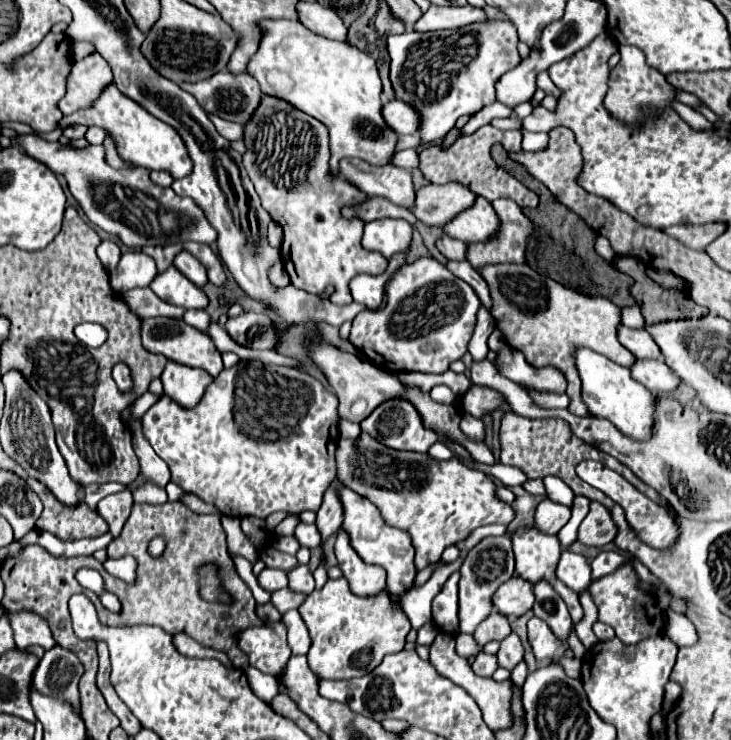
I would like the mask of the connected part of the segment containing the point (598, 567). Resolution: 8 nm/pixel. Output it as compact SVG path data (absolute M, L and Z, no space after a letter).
M618 551L601 552L591 563L593 581L612 573L626 561L627 558Z

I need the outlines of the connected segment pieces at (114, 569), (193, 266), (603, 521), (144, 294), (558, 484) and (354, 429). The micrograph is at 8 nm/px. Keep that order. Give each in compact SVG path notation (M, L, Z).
M125 555L121 559L107 559L103 563L105 571L121 581L125 581L127 585L133 585L135 577L137 577L137 561L131 555Z
M181 251L181 253L177 253L177 257L175 257L175 261L173 261L173 265L187 277L187 279L191 279L197 287L203 287L205 283L207 283L207 273L205 273L205 267L189 253L189 251Z
M591 501L591 511L579 525L579 541L589 547L603 547L615 537L617 525L611 519L611 513L603 505Z
M143 287L143 289L131 289L127 293L121 295L123 301L129 305L129 309L133 313L137 313L141 319L147 319L147 317L179 317L183 315L185 309L181 307L173 307L169 303L165 303L163 299L159 299L149 287Z
M549 475L549 477L543 479L543 483L545 483L545 489L547 489L547 497L549 497L549 499L561 501L563 505L571 507L571 501L573 501L575 495L573 495L573 491L571 491L559 477Z
M339 421L339 435L345 439L357 439L361 435L361 427L349 421Z

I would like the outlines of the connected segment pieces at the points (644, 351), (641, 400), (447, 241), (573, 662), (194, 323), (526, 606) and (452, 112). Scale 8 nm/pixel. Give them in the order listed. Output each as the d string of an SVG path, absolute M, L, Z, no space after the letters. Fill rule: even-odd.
M619 325L619 341L621 345L625 345L635 357L641 359L661 359L661 349L657 349L657 343L653 341L653 337L649 337L649 333L637 331L637 329L629 329L625 325Z
M579 349L575 353L575 365L583 381L583 403L595 417L611 421L623 435L635 441L647 441L653 435L655 397L639 381L633 381L627 367L621 367L589 349Z
M443 237L441 241L437 241L439 251L451 259L451 261L465 261L465 253L467 253L467 245L463 241L455 241L451 237Z
M563 657L561 665L563 665L563 669L565 669L565 673L569 677L579 677L581 675L581 661L579 659L575 659L575 657Z
M191 309L191 311L185 311L183 321L185 321L187 325L199 329L199 331L207 331L209 325L211 325L211 317L209 317L205 311L193 311L193 309Z
M511 577L505 585L497 589L493 595L493 605L499 613L503 615L513 615L521 617L525 611L529 611L535 603L535 593L533 593L533 583L521 579L521 577Z
M489 19L477 25L465 25L461 29L451 31L433 31L433 33L417 33L405 31L401 35L391 35L387 39L387 49L391 55L391 83L397 93L397 99L415 107L421 115L421 143L431 143L443 139L461 115L473 115L485 105L495 101L495 83L497 77L513 69L521 63L521 55L517 51L517 31L509 21Z

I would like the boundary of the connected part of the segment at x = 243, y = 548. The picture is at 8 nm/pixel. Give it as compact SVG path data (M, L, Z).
M222 516L221 524L226 533L229 553L241 555L251 561L251 563L254 565L255 562L258 561L259 555L254 545L242 531L240 519Z

